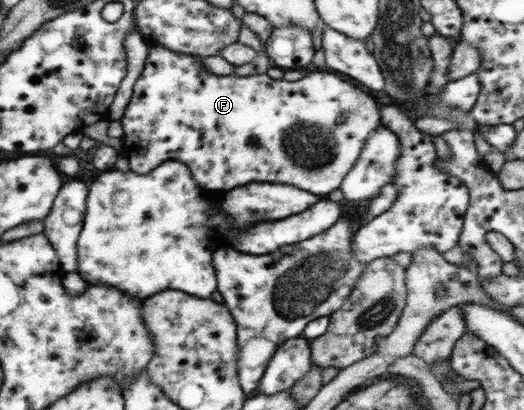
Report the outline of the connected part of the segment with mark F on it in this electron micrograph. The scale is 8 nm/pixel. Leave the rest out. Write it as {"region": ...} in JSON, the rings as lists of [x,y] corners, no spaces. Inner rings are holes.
{"region":[[[150,46],[149,53],[144,65],[144,70],[140,73],[133,88],[133,95],[119,121],[123,126],[123,156],[128,158],[130,171],[148,174],[159,166],[159,164],[178,161],[186,164],[192,172],[193,179],[206,190],[228,190],[228,188],[239,187],[242,185],[256,184],[256,182],[278,182],[278,184],[292,184],[300,190],[306,190],[314,195],[327,196],[333,190],[341,187],[341,182],[350,172],[350,169],[358,161],[360,152],[369,134],[374,132],[381,125],[381,114],[379,105],[376,100],[362,92],[360,88],[340,80],[334,74],[328,72],[314,72],[308,74],[296,81],[286,81],[285,79],[272,79],[269,75],[251,75],[251,76],[218,76],[205,67],[201,62],[202,56],[192,56],[183,52],[174,52],[173,49],[164,48],[163,46]],[[341,116],[345,119],[339,123],[337,120]]]}

